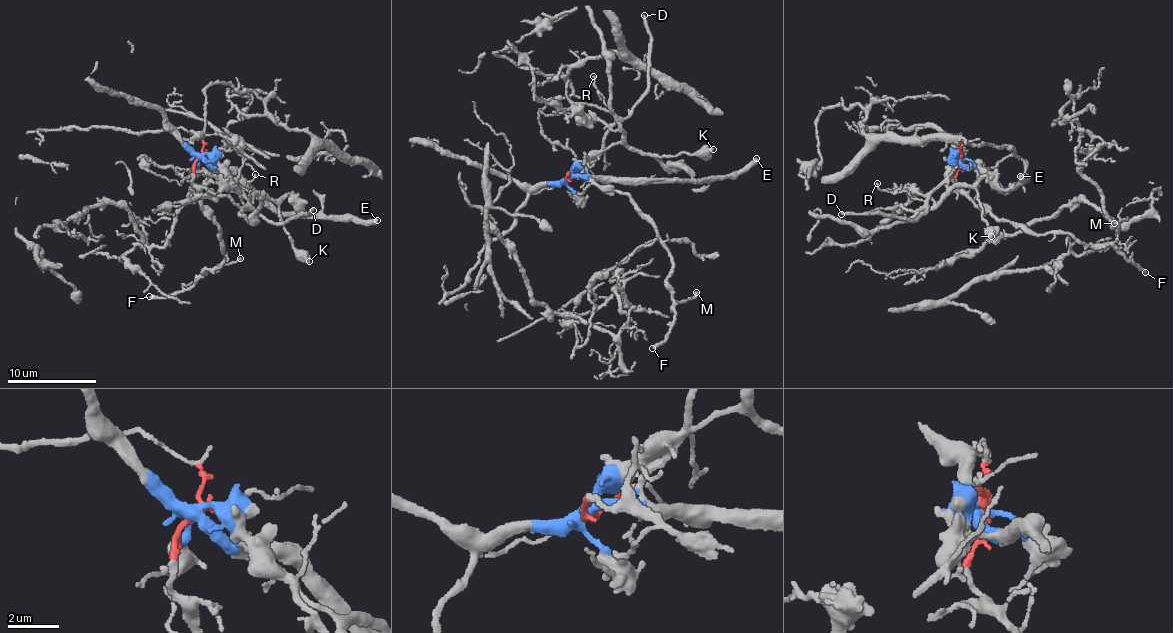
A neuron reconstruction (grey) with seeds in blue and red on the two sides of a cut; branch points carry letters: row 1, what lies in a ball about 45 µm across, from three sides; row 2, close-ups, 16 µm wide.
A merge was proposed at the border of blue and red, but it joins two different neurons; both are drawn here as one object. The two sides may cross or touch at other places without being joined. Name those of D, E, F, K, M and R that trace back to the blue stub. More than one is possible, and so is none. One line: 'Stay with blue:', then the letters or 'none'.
Stay with blue: D, E, K, R

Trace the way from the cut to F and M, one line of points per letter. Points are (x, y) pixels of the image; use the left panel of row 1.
F: (200, 157), (192, 180), (218, 228), (224, 261), (177, 293), (149, 297)
M: (200, 157), (192, 180), (201, 204), (211, 212), (218, 228), (224, 261), (203, 271), (214, 272), (241, 258)

